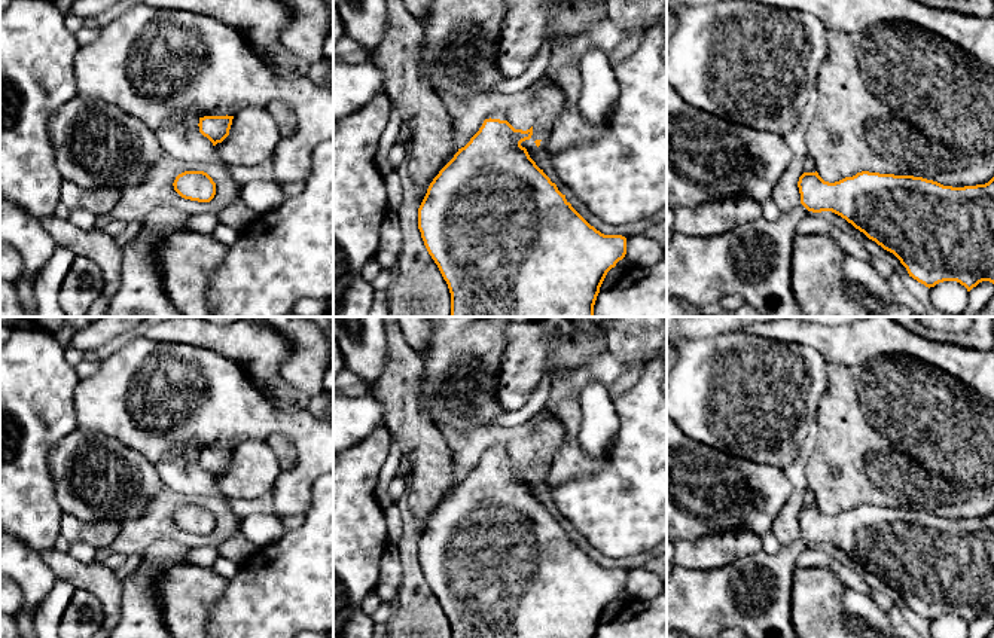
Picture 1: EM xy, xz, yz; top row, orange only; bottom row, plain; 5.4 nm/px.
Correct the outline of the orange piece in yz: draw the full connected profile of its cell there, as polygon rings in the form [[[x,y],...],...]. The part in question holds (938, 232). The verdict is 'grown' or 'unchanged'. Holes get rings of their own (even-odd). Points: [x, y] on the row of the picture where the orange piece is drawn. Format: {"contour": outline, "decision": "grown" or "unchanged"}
{"contour": [[[862,171],[839,181],[824,181],[818,173],[804,173],[798,181],[801,204],[781,213],[774,222],[759,217],[710,238],[674,233],[667,245],[667,296],[701,311],[720,303],[725,296],[738,294],[766,317],[805,317],[793,293],[792,251],[798,223],[808,211],[832,211],[863,232],[884,250],[893,253],[909,277],[934,287],[943,281],[957,281],[970,291],[982,281],[994,284],[994,177],[985,184],[952,187],[914,175],[894,175]]], "decision": "grown"}

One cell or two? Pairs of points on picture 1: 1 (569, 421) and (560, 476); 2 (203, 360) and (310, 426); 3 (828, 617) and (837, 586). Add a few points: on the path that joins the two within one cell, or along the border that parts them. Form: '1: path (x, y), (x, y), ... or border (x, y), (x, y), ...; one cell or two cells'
1: path (570, 434), (570, 460), (567, 463); one cell
2: path (229, 387), (264, 421), (283, 424); one cell
3: path (828, 610), (829, 594); one cell

